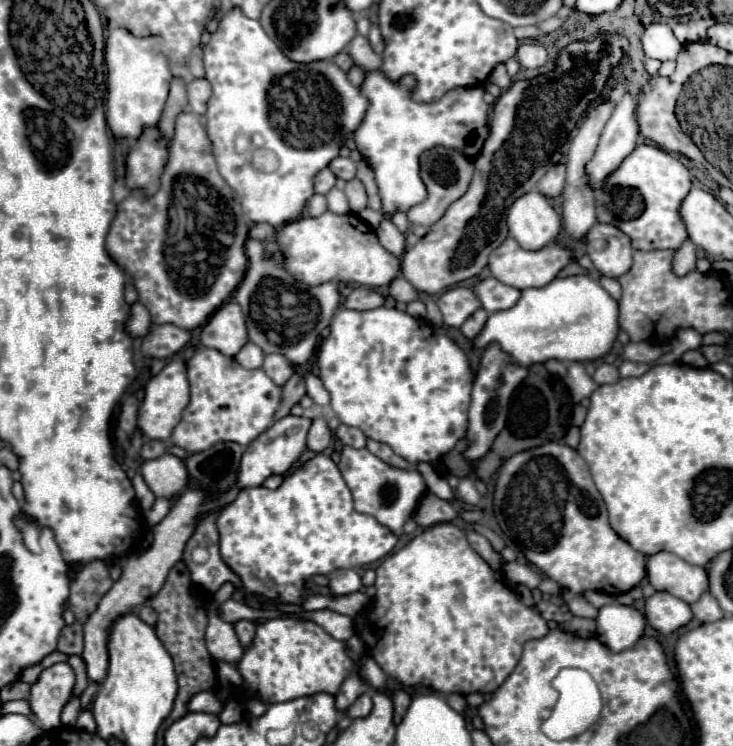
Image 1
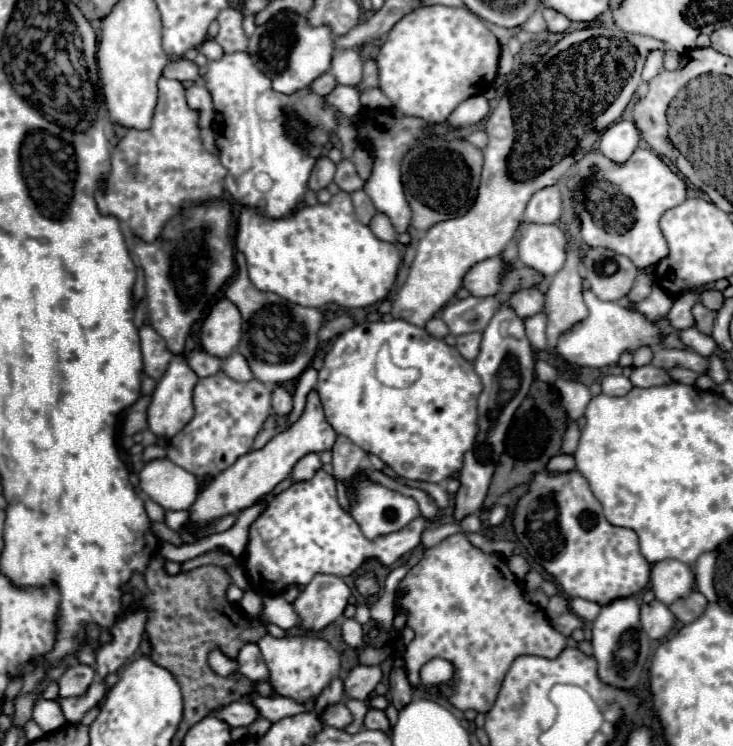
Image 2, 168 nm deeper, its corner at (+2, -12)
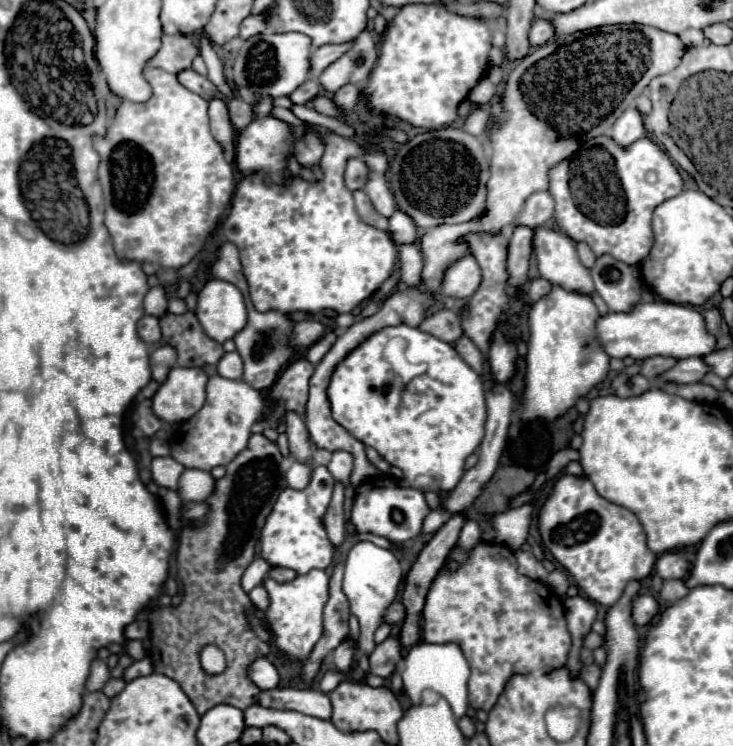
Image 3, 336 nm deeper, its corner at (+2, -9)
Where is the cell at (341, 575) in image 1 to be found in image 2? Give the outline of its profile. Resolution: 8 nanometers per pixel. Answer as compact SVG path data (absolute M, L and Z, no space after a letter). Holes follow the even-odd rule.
M315 574L315 578L303 586L299 596L293 600L299 626L309 632L327 628L343 616L349 596L351 590L339 576Z

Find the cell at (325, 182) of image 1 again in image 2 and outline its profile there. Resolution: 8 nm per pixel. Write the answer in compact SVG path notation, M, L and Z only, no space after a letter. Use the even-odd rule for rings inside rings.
M327 156L319 158L313 166L311 176L309 176L309 188L313 192L319 192L321 188L327 188L327 184L333 182L333 174L335 174L335 164Z

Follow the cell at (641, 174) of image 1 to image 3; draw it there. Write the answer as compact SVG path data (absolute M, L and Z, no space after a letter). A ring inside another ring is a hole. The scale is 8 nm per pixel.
M609 137L589 139L577 153L549 171L549 181L559 229L573 241L585 241L597 257L611 253L629 265L639 265L651 251L651 215L655 207L683 191L679 171L647 137L629 147L619 147ZM615 173L619 181L615 181ZM597 225L605 229L597 229Z

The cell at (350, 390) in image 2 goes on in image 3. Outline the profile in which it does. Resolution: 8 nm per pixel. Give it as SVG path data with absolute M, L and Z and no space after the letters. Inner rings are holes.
M405 323L395 327L385 327L381 331L375 331L369 335L361 345L357 345L353 351L345 355L343 361L337 363L329 387L327 387L327 399L331 405L331 413L339 425L343 425L355 439L359 439L363 445L373 447L379 451L379 455L393 467L399 467L405 475L405 481L409 487L419 491L437 491L437 493L449 493L463 475L465 459L479 447L483 439L483 427L487 419L485 409L485 389L483 379L479 373L475 373L453 349L451 343L445 343L429 333L423 333L417 327L409 327ZM401 337L405 341L407 361L409 363L427 363L427 371L419 377L415 377L409 383L401 383L391 373L391 367L381 359L381 353L389 339Z

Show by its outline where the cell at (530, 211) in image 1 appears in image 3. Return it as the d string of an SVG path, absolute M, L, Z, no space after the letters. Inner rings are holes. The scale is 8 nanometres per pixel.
M533 229L533 251L537 255L537 269L543 279L561 285L569 291L591 295L595 291L589 271L581 265L571 237L557 229Z

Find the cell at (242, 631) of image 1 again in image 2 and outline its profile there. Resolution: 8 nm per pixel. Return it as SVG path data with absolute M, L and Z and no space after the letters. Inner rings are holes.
M245 644L237 656L237 664L239 664L239 672L247 676L251 682L265 682L269 678L267 664L257 644Z

